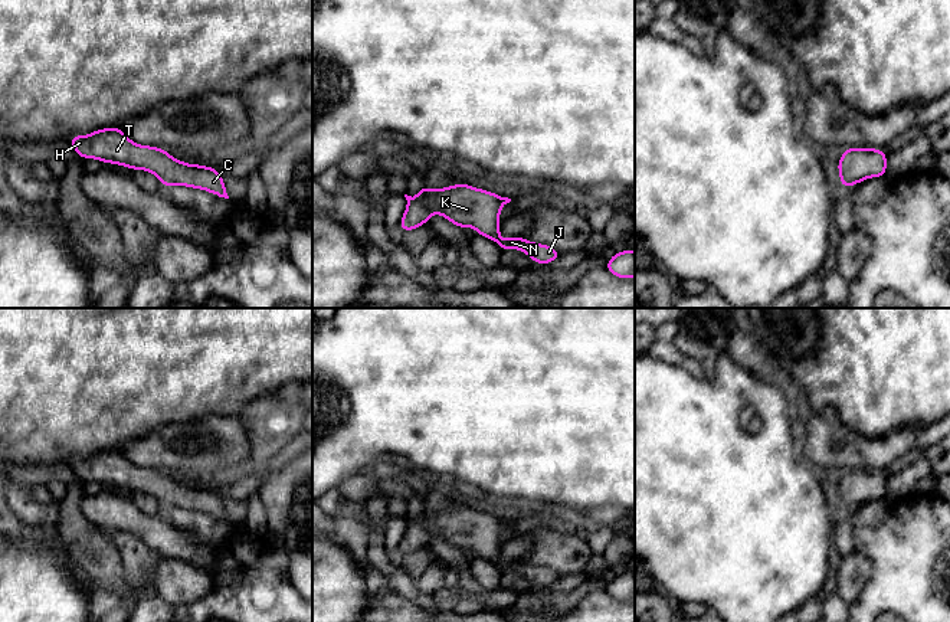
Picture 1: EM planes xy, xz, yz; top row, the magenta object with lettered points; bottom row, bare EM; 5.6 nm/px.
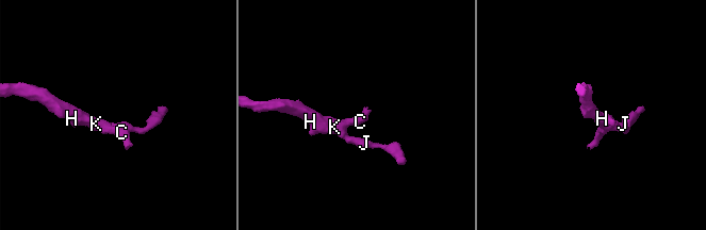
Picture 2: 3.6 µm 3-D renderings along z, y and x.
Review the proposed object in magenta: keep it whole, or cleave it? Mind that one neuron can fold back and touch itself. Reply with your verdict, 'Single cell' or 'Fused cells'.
Single cell

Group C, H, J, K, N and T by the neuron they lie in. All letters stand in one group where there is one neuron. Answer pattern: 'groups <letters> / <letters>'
groups C H J K N T

